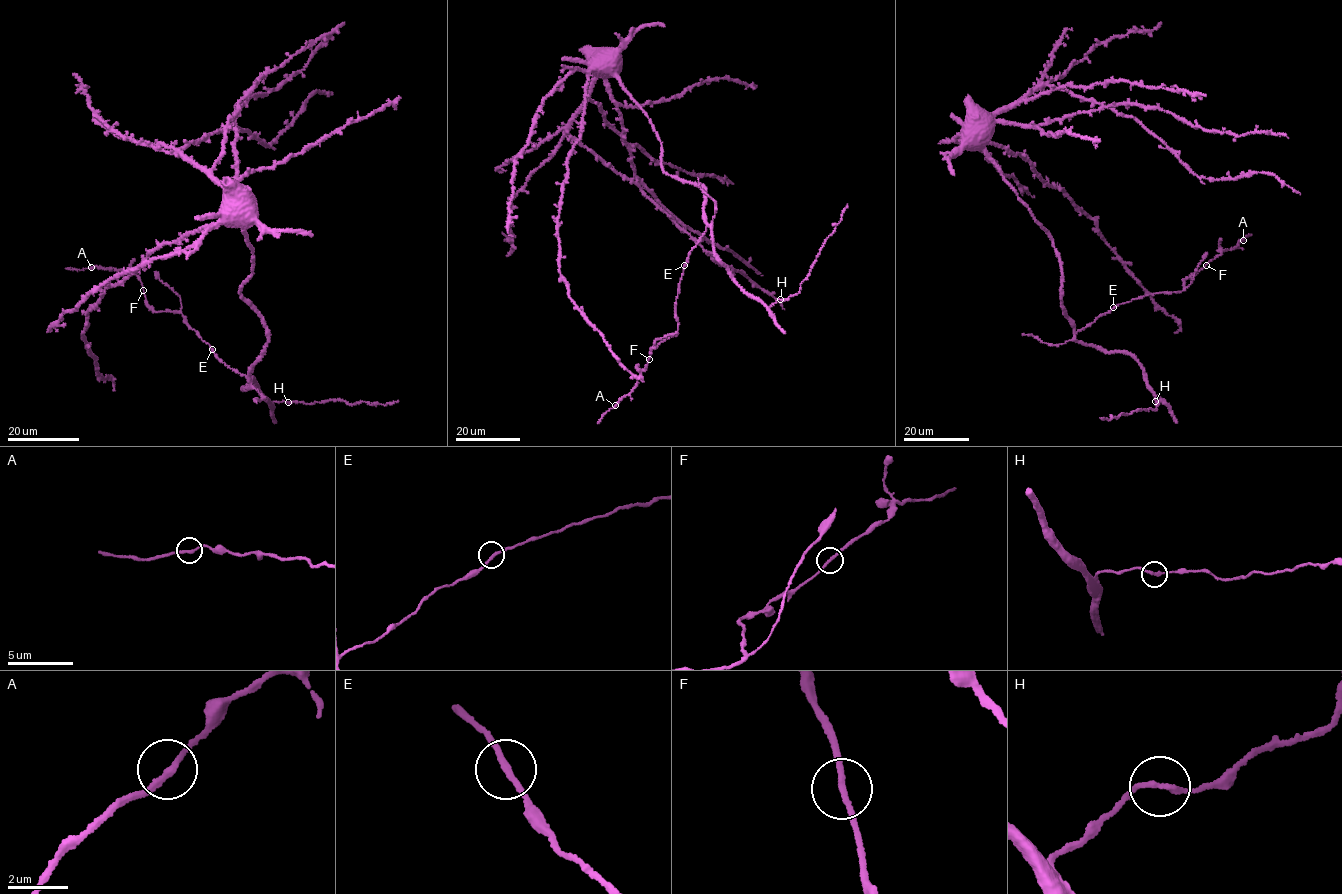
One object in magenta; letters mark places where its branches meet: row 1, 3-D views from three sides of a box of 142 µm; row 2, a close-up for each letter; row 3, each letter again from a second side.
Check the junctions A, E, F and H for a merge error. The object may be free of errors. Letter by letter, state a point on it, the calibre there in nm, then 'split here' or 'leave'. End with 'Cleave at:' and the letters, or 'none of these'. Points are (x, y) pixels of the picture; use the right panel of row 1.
A: place (1243, 240); calibre 200 nm; leave
E: place (1113, 307); calibre 200 nm; leave
F: place (1206, 265); calibre 200 nm; leave
H: place (1155, 401); calibre 200 nm; leave
Cleave at: none of these

